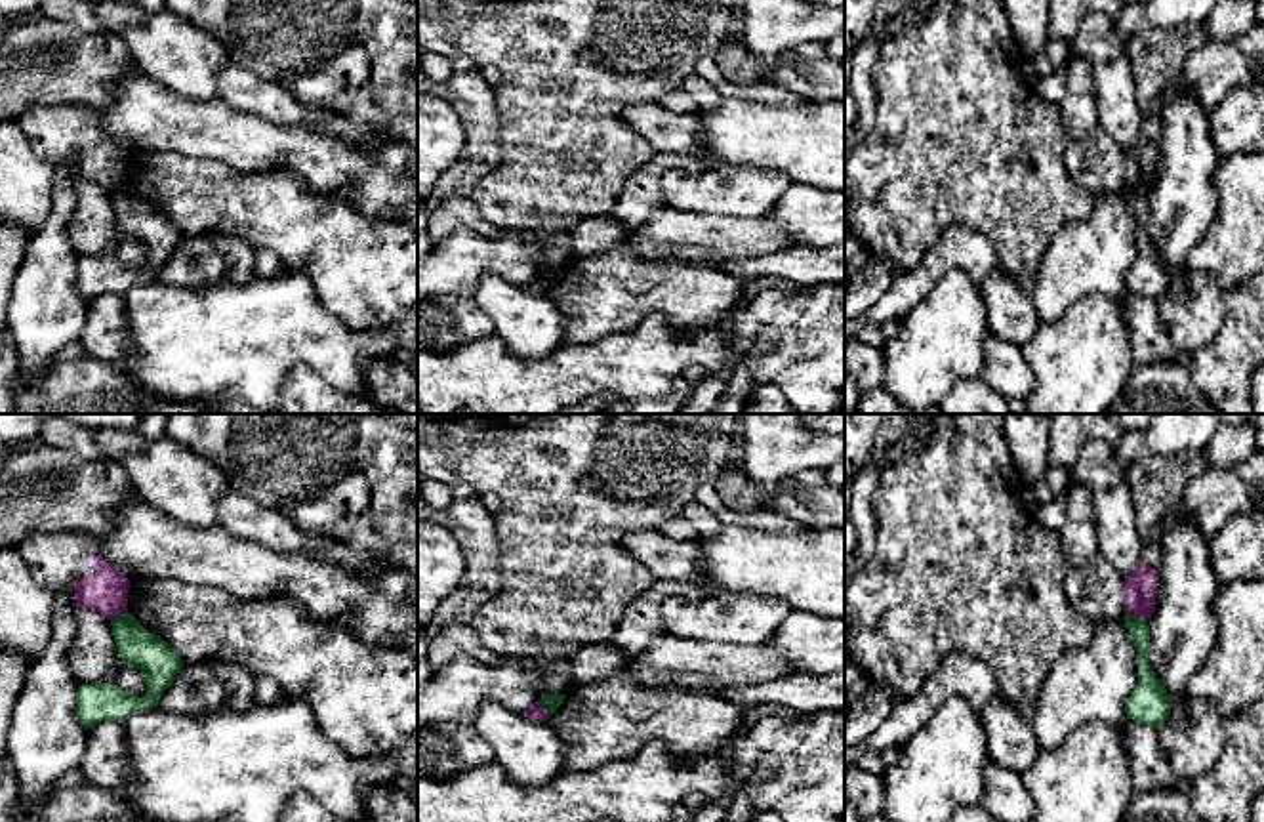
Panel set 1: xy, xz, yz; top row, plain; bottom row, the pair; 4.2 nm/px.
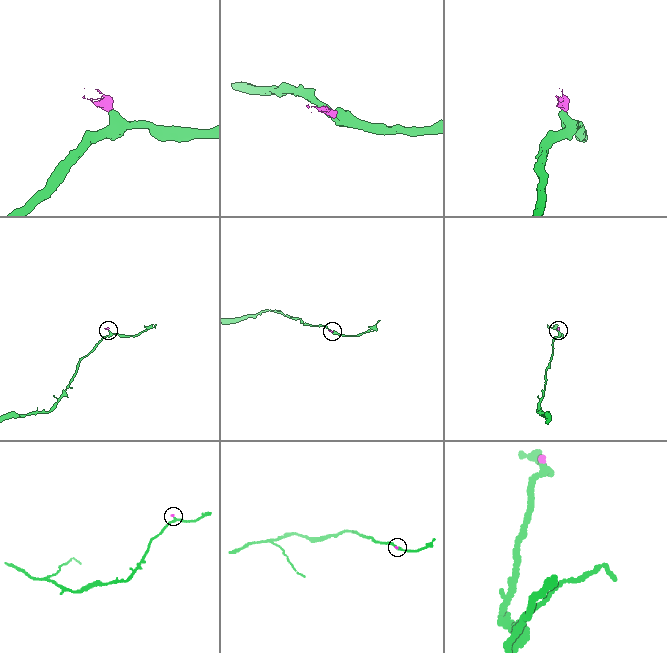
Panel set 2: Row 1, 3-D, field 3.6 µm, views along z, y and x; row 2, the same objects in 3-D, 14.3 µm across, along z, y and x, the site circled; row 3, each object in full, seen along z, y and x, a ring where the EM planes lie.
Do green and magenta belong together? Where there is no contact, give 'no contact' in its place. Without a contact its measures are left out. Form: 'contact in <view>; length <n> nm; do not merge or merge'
contact in yz; length 100 nm; do not merge

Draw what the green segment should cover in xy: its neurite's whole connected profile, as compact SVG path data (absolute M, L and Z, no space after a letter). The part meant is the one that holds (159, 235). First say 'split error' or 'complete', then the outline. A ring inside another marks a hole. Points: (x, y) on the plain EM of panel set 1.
complete; M130 185L116 189L111 198L122 235L143 246L149 269L137 271L111 256L80 257L76 288L86 301L103 294L124 296L137 282L156 280L185 236L168 216L145 202Z

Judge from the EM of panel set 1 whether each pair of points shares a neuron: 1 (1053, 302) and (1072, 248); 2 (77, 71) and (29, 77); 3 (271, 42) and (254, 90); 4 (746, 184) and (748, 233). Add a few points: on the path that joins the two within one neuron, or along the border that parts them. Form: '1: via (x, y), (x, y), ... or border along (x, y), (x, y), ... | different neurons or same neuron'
1: via (1057, 288), (1072, 269), (1072, 262) | same neuron
2: via (65, 71), (40, 71) | same neuron
3: border along (231, 61), (273, 81), (298, 100) | different neurons
4: border along (704, 212), (763, 218) | different neurons

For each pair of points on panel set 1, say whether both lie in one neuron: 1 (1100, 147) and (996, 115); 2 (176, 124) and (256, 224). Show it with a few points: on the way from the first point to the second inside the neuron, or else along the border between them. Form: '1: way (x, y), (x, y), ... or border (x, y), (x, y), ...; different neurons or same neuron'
1: border (1068, 140), (1064, 168), (1076, 184); different neurons
2: border (159, 149), (206, 157), (235, 170), (246, 170); different neurons

